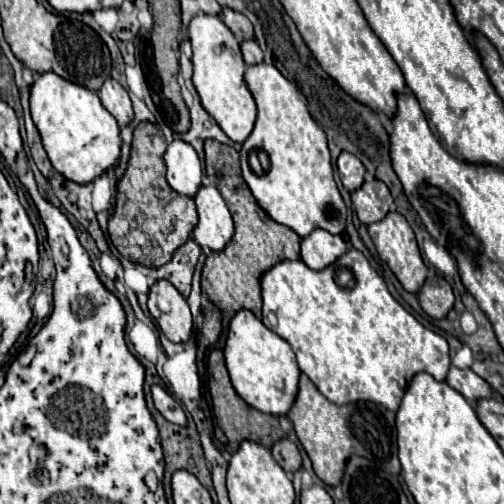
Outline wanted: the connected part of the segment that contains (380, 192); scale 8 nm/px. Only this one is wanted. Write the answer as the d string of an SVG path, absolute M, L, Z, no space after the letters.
M368 180L360 190L352 192L352 204L356 208L358 220L368 226L380 222L390 212L394 200L384 182Z

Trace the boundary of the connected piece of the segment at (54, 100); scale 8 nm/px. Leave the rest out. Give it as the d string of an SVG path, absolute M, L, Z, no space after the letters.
M52 70L44 72L30 88L30 114L42 136L42 144L52 166L68 180L88 184L118 164L120 128L94 90L68 82Z

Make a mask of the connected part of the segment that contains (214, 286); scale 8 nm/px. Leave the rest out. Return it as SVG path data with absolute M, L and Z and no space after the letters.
M206 140L204 142L204 152L206 152L206 174L212 184L220 190L222 198L226 200L226 206L234 218L234 236L226 244L224 250L208 254L204 268L202 268L202 294L214 302L220 312L224 324L232 320L232 316L248 308L260 318L260 276L272 268L276 262L282 260L298 260L300 258L300 236L274 222L254 200L250 188L246 186L244 178L240 180L240 162L238 162L238 152L232 146L226 146L218 140Z

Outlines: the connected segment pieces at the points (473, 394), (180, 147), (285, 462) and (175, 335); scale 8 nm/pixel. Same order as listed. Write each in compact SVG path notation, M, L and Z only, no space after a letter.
M450 366L450 372L446 376L446 382L458 390L470 404L476 404L480 398L490 398L492 390L486 380L482 380L478 374L474 374L470 368L456 368Z
M174 140L174 142L168 144L168 148L164 152L164 162L166 162L166 168L168 168L168 172L166 172L168 184L180 194L194 196L198 186L202 184L202 164L200 164L200 158L198 158L196 150L184 140Z
M288 438L278 440L270 450L272 450L274 460L276 460L276 462L286 470L286 472L296 472L296 470L300 468L300 464L302 464L300 452L298 452L296 444L290 442Z
M158 280L150 288L148 310L168 340L186 342L190 338L190 308L186 304L186 298L168 280Z

